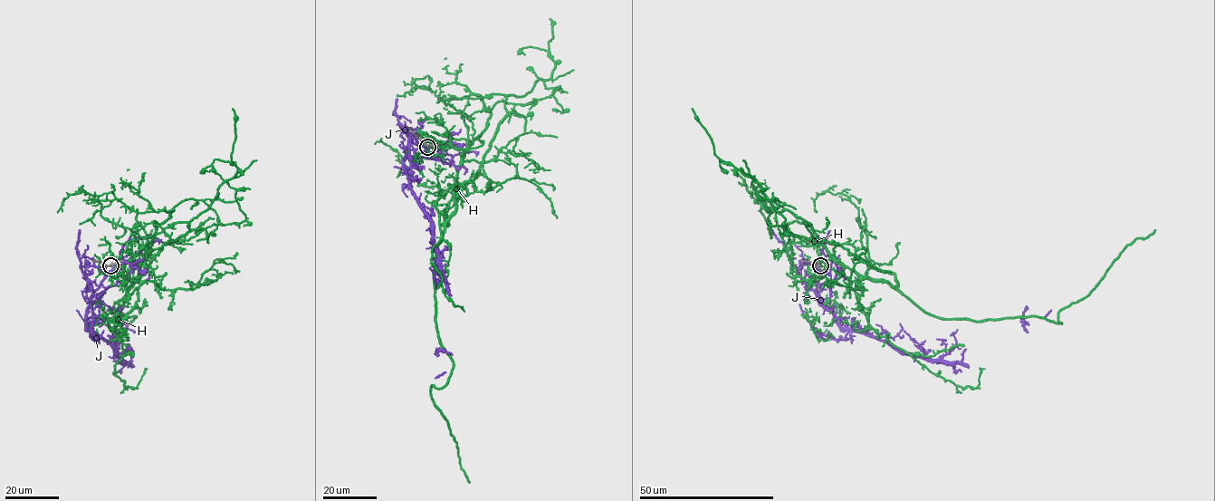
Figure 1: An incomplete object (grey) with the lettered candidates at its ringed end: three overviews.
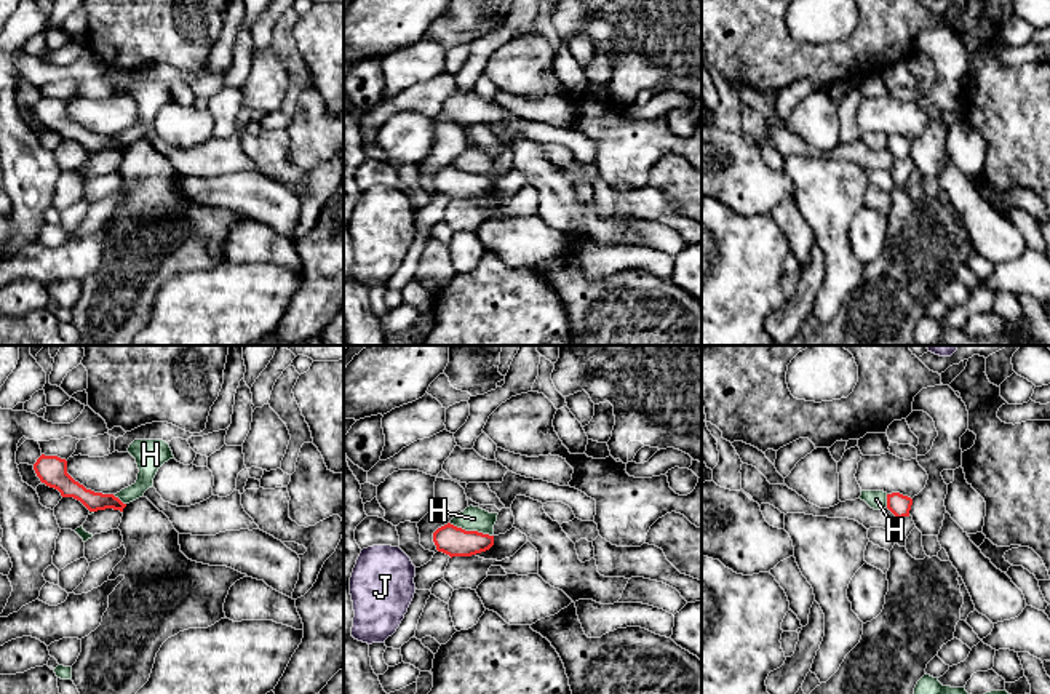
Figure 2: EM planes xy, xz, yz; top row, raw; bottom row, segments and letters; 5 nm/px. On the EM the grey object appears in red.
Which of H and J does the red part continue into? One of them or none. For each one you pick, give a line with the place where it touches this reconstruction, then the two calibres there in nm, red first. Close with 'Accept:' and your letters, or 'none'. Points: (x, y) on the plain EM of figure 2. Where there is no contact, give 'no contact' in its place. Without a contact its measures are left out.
Accept: none

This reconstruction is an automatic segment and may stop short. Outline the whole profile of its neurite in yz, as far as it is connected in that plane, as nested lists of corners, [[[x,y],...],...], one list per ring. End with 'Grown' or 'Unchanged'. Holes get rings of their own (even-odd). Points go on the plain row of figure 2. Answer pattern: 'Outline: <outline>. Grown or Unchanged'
Outline: [[[900,134],[887,136],[887,150],[897,158],[909,158],[913,141]]]. Unchanged

